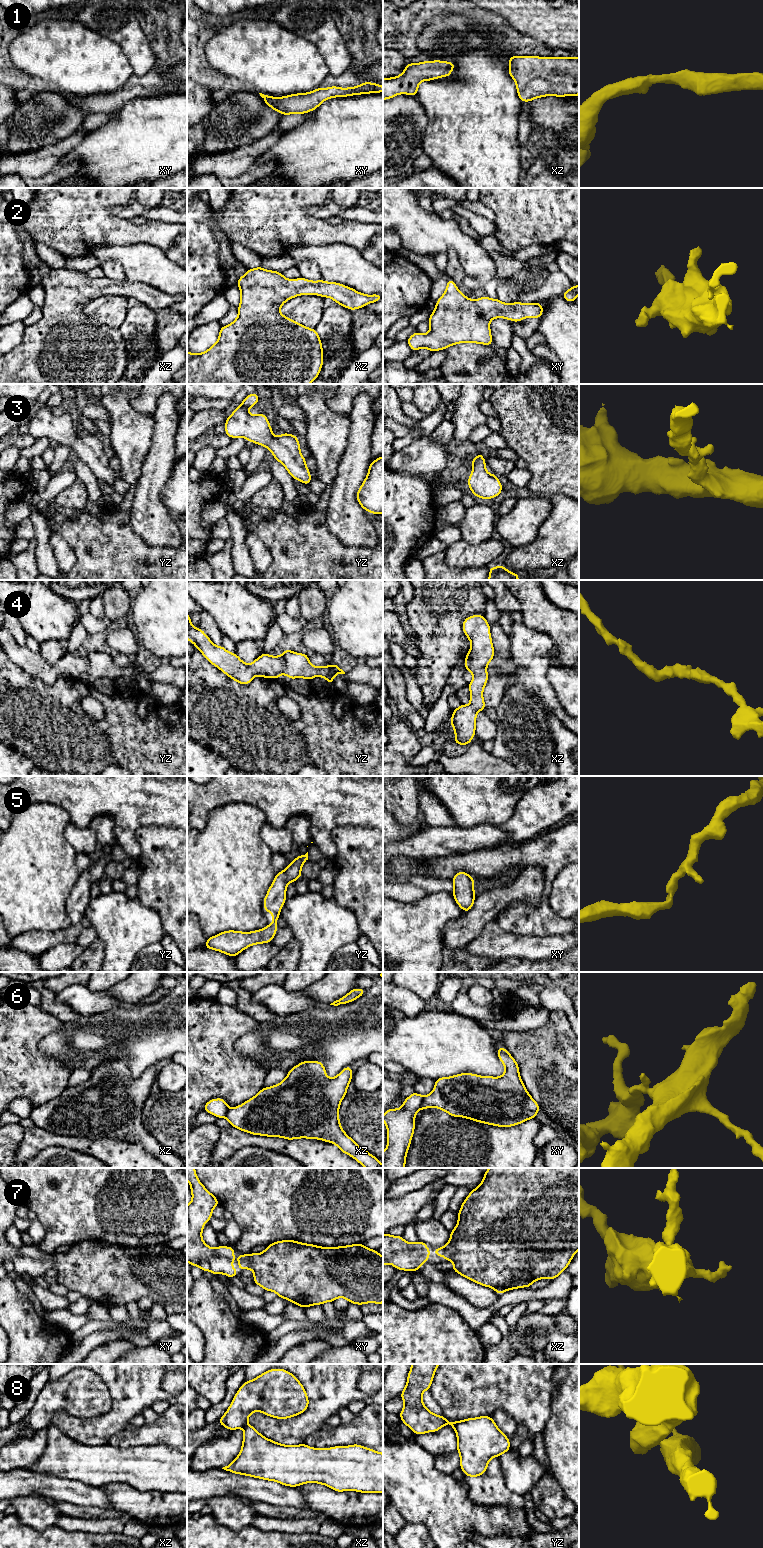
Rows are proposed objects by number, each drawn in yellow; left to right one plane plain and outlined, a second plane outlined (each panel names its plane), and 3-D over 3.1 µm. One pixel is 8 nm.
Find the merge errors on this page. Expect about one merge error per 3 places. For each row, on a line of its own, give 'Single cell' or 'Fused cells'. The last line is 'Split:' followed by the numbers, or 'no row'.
1: Single cell
2: Single cell
3: Single cell
4: Single cell
5: Single cell
6: Fused cells
7: Single cell
8: Fused cells
Split: 6, 8

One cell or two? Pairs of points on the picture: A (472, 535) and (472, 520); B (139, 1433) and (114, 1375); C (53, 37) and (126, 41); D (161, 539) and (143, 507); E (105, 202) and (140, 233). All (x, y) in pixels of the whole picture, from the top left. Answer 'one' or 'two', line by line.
A: one
B: two
C: two
D: one
E: one

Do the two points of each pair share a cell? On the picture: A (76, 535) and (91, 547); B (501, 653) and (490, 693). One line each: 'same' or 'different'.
A: same
B: same

